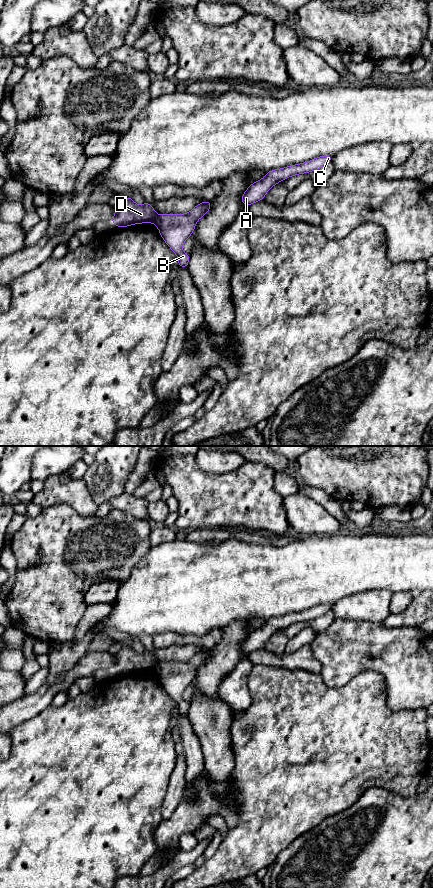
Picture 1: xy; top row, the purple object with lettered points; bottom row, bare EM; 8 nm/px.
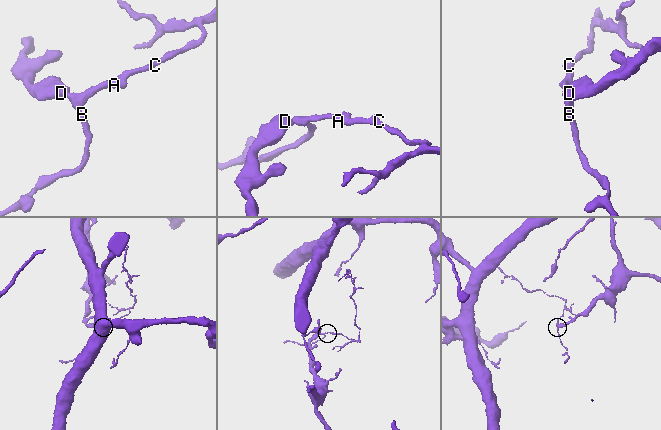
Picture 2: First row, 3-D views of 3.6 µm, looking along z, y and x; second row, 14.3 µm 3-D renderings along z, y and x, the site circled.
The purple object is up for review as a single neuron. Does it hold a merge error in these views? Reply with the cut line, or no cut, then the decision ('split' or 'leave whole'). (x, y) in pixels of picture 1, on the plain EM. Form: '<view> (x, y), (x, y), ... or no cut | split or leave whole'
xy (156, 664), (153, 670) | split

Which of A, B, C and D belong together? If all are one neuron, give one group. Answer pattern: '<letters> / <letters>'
A B C / D

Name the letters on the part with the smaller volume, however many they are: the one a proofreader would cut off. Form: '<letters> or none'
A, B, C

